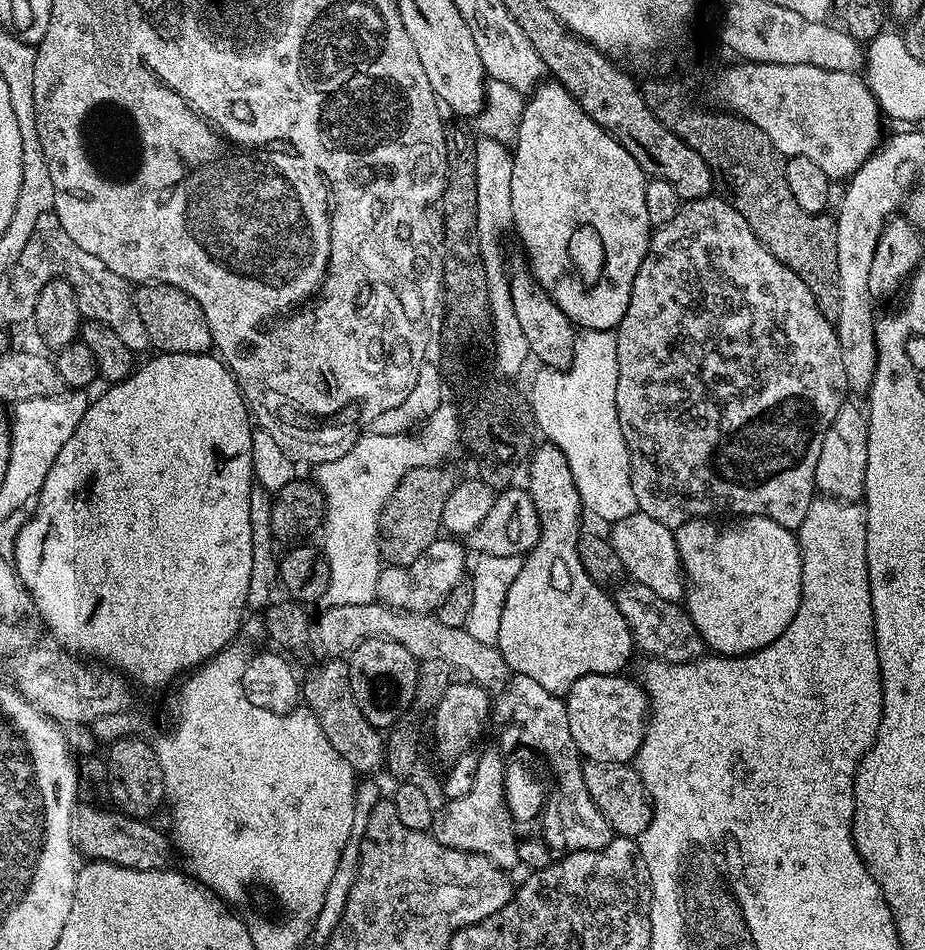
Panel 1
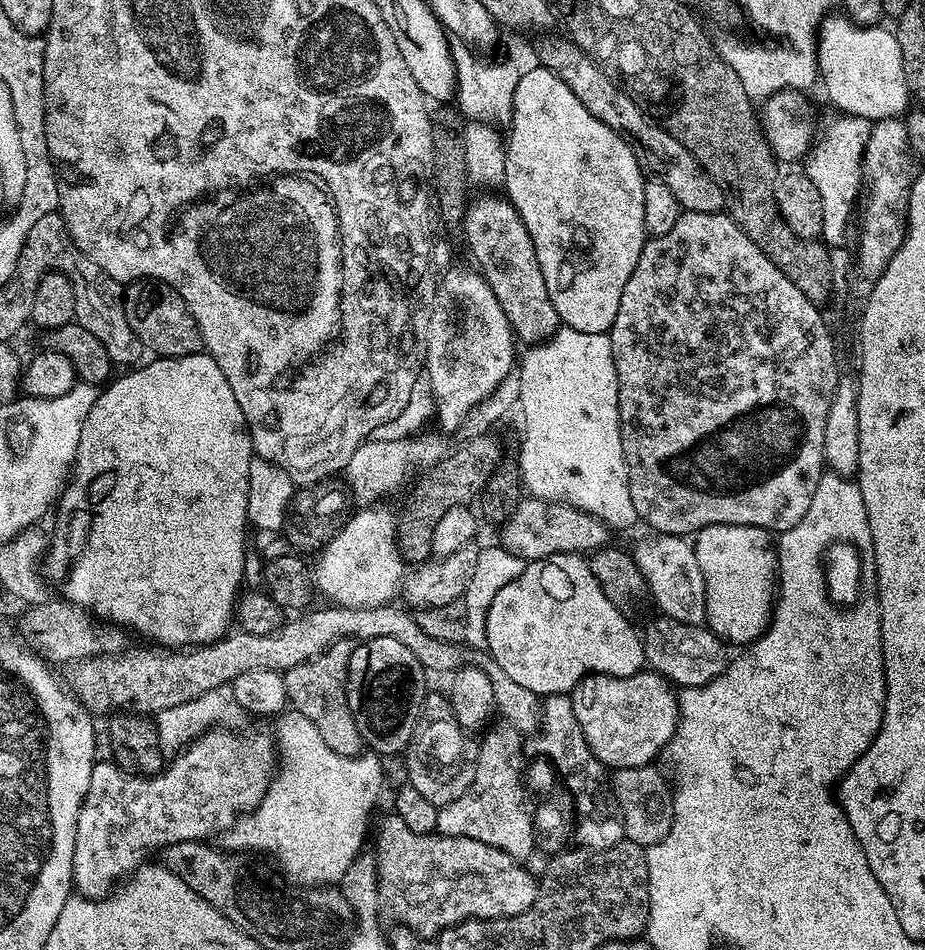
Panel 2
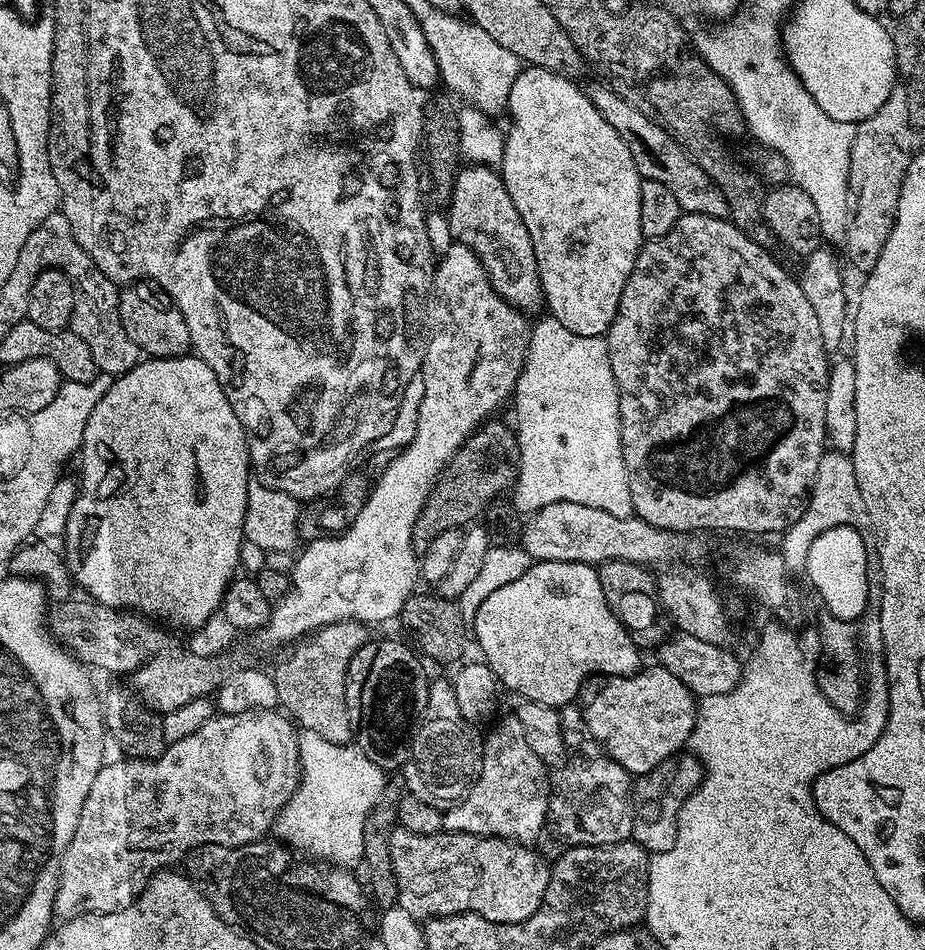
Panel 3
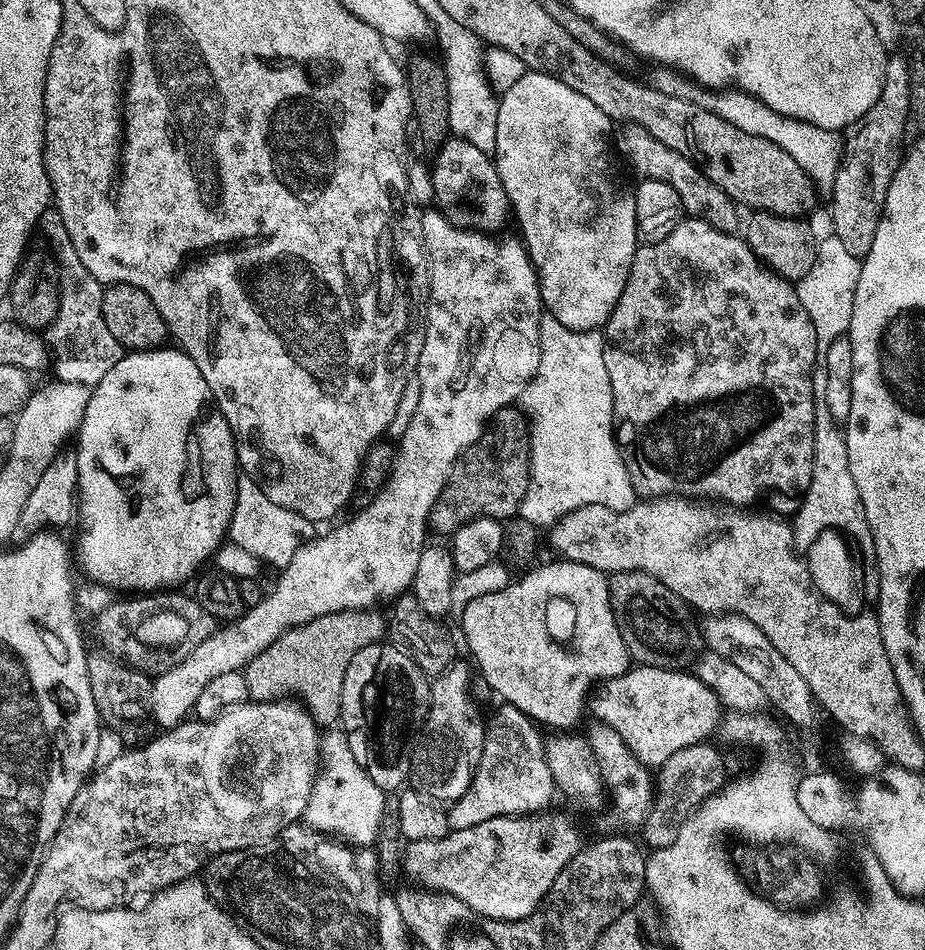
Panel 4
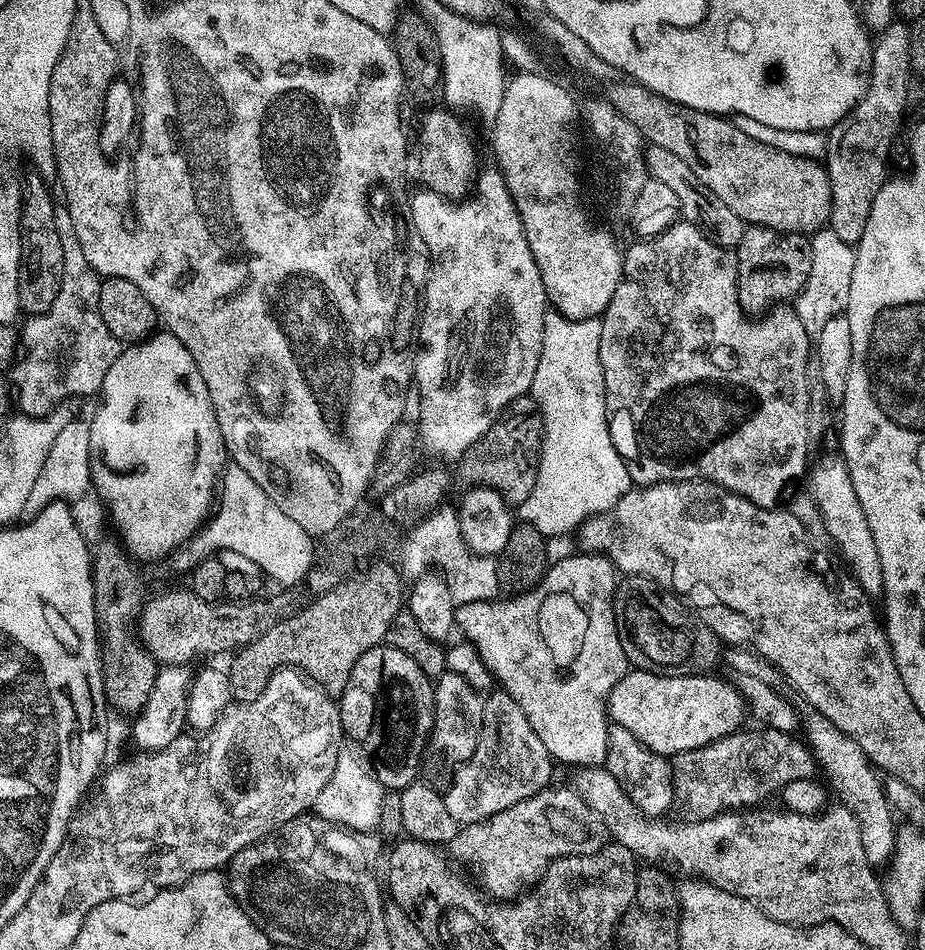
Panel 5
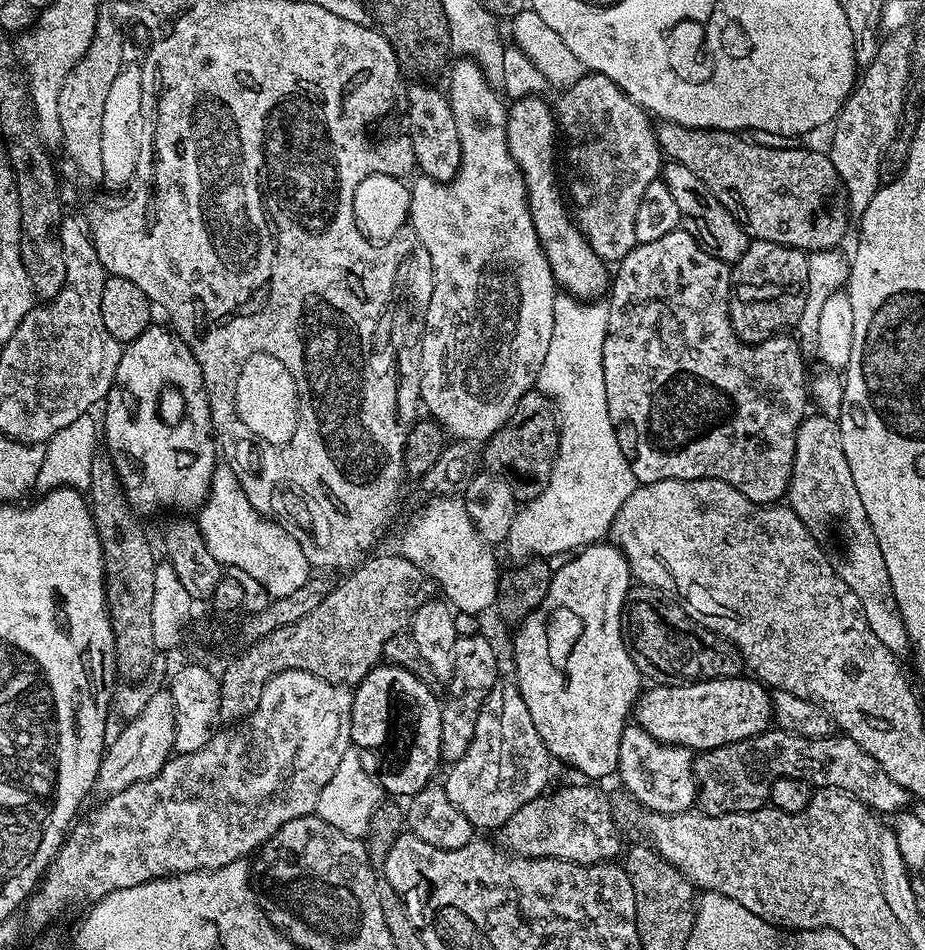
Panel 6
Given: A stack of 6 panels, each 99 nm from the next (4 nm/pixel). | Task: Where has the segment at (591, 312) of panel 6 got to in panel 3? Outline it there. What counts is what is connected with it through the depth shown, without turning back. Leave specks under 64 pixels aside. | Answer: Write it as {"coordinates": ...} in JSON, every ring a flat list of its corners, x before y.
{"coordinates":[[551,314,545,315,545,320,540,320,531,325,528,338,528,353,524,359,524,369,514,389,516,400,516,424,514,431,520,447,520,473,516,475,513,494,510,503,517,512,531,514,537,512,542,506,550,506,554,502,578,502,582,506,594,506,598,510,606,510,606,514,614,514,614,518,626,518,633,515,632,499,630,498,630,482,626,462,622,458,622,442,620,441,620,399,618,386,614,378,614,370,610,370,608,357,608,341,604,336,583,336,574,334,574,330,566,330,562,322,558,322]]}

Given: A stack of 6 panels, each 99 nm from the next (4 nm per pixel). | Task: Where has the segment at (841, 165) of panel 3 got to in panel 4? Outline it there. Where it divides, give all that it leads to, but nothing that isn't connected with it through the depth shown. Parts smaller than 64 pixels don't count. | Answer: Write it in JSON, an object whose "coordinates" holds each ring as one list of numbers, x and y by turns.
{"coordinates":[[724,90,719,96,720,101,714,104,714,108,722,118,726,118,726,122,734,122,734,126,738,126,738,130,746,130,746,134,758,134,758,138,766,138,774,142,774,146,782,146,782,150,786,150,786,154,790,154,790,158,794,158,794,162,798,162,798,166,806,170,817,193,831,193,842,151,842,140,837,133,822,130,796,117,784,116,764,104,750,91]]}

